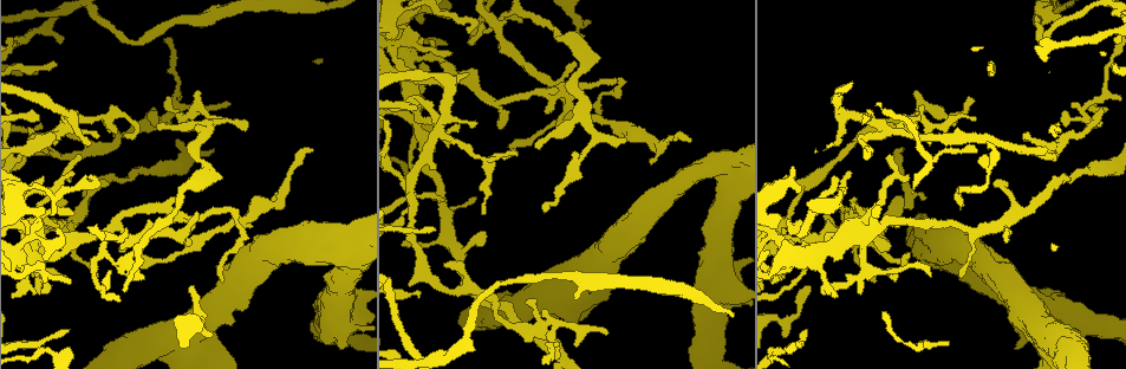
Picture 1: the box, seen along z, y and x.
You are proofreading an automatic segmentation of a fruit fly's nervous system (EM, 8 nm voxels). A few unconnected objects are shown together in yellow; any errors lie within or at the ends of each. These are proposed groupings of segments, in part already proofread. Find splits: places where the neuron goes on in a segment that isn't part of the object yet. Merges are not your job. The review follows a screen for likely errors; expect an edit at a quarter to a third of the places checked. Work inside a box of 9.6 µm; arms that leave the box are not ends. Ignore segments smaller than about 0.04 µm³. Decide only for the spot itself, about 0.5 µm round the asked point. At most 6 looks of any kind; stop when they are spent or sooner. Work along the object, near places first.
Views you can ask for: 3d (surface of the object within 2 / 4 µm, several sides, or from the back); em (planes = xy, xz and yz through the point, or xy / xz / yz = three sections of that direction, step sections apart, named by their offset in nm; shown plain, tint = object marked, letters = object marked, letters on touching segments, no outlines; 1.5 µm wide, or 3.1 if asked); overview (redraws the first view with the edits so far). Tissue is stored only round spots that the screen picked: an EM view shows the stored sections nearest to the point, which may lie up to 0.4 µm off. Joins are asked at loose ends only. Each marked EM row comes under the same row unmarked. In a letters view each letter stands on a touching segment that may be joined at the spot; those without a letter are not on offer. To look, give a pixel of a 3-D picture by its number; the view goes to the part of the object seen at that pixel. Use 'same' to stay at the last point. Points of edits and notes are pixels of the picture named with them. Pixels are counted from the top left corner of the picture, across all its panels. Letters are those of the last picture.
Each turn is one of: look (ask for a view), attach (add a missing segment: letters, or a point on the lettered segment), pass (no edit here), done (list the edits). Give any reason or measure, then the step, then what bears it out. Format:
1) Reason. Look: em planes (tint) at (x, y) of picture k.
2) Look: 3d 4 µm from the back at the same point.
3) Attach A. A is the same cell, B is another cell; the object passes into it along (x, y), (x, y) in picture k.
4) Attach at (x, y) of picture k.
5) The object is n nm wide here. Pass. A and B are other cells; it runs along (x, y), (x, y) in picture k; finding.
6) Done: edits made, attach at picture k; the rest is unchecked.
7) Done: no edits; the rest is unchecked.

Stops while still wide. Look: em xz step 4 (tint) at (341, 348) of picture 1.

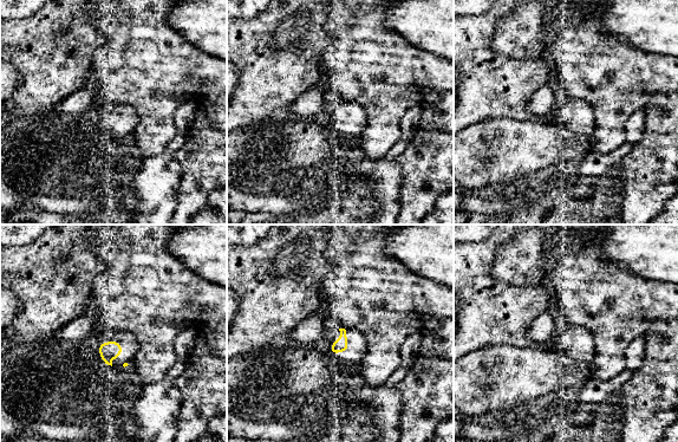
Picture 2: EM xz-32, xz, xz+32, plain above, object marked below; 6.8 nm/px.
Another direction. Look: em planes (letters) at the same point.

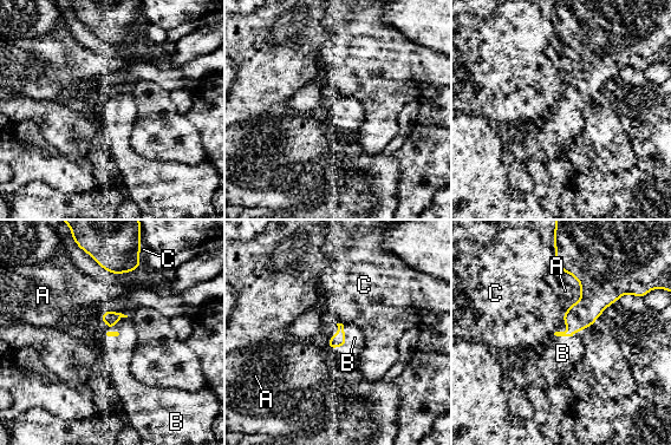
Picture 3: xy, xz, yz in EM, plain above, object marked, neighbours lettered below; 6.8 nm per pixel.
The longest contact is with B, 200 nm. Attach B. B is the same cell, A and C are other cells; the neuron continues.

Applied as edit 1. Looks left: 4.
An open end. Look: em planes (letters) at (606, 333) of picture 1.

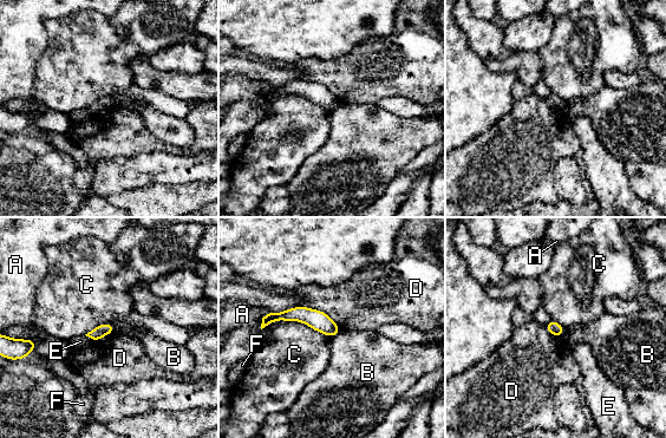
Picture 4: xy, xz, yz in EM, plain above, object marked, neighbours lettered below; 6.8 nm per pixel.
The object is 80 nm wide here; the longest contact is with C, 480 nm. Pass. A, B, C, D, E and F are other cells; no lettered segment goes on from it.

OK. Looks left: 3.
Thin end. Look: 3d 4 µm at (503, 158) of picture 1.

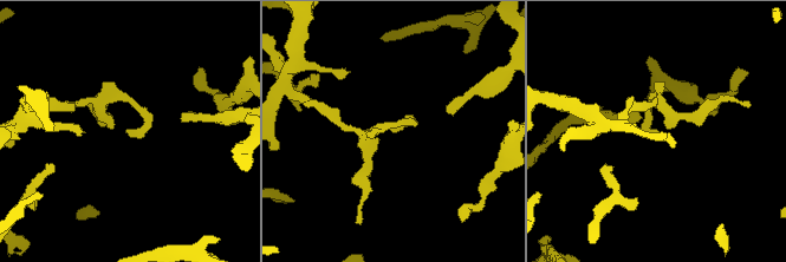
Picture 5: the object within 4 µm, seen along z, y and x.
Shape alone is not enough. Look: em xz step 8 (letters) at (392, 132) of picture 5.

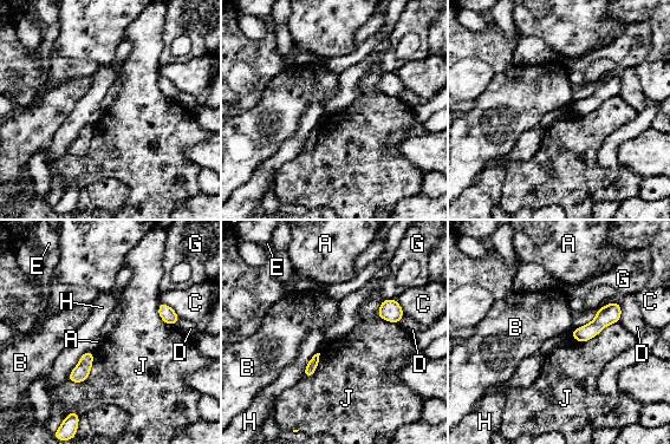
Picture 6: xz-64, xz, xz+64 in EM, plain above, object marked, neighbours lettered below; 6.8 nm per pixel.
Look: em planes (letters) at the same point.

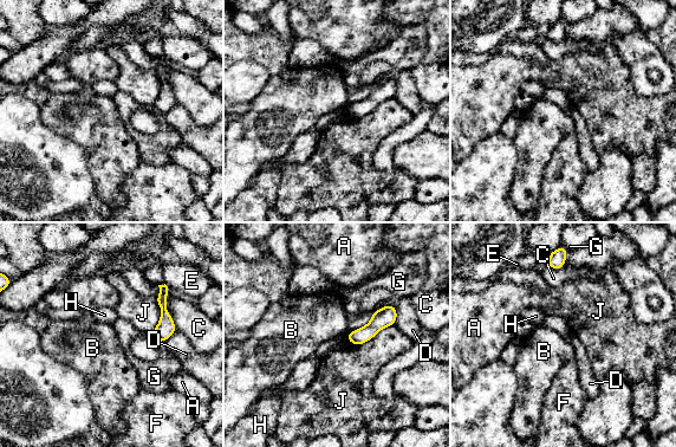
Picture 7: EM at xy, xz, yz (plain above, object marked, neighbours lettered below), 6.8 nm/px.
The longest contact is with J, 300 nm. Pass. A, B, C, D, E, F, G, H and J are other cells; a border runs along (396, 305), (396, 322), (394, 324) in picture 7; no lettered segment goes on from it.

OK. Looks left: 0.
Done: edits made, attach at picture 3; the rest is unchecked.

